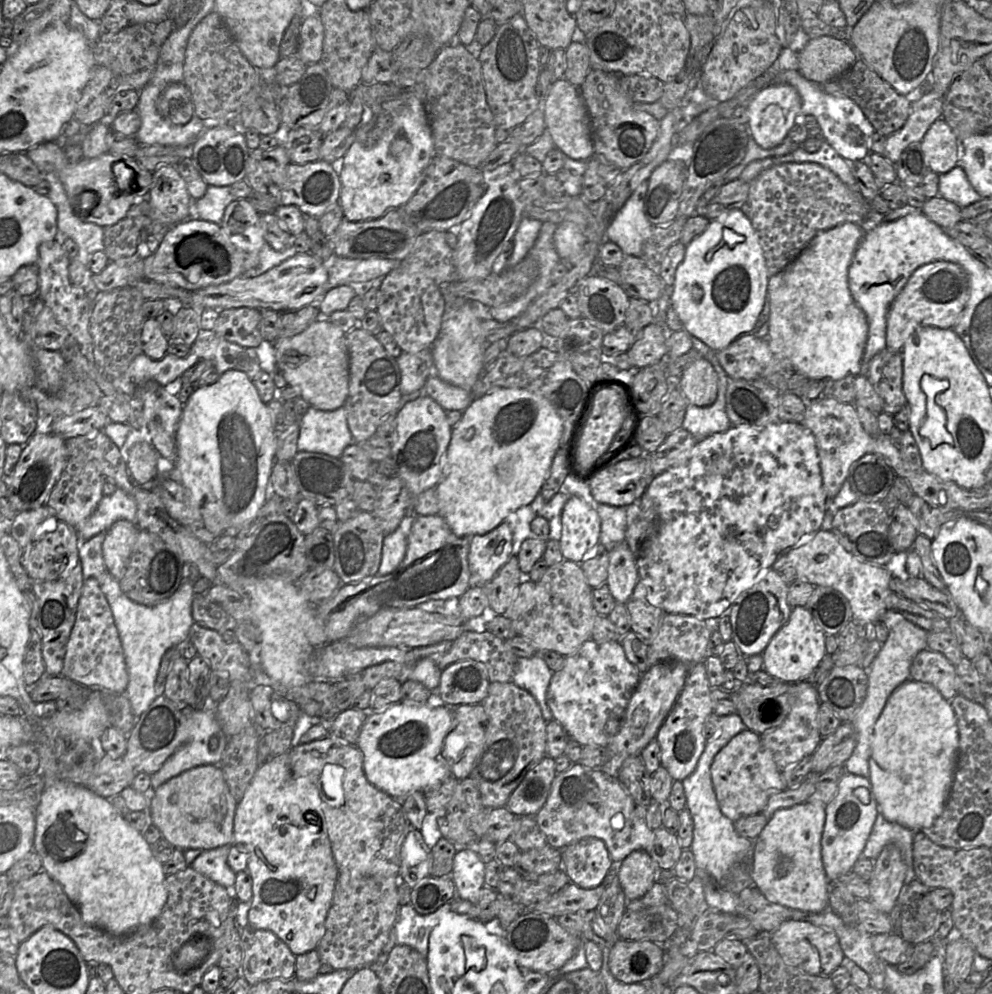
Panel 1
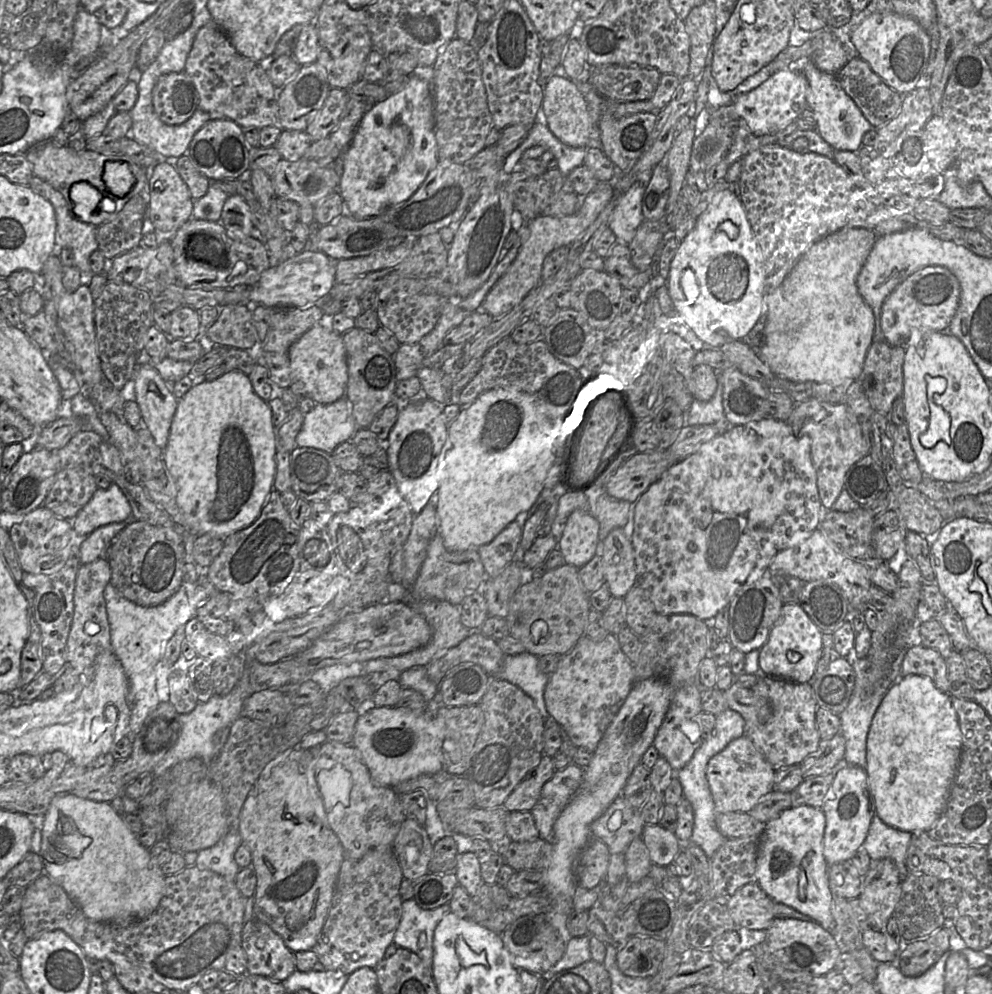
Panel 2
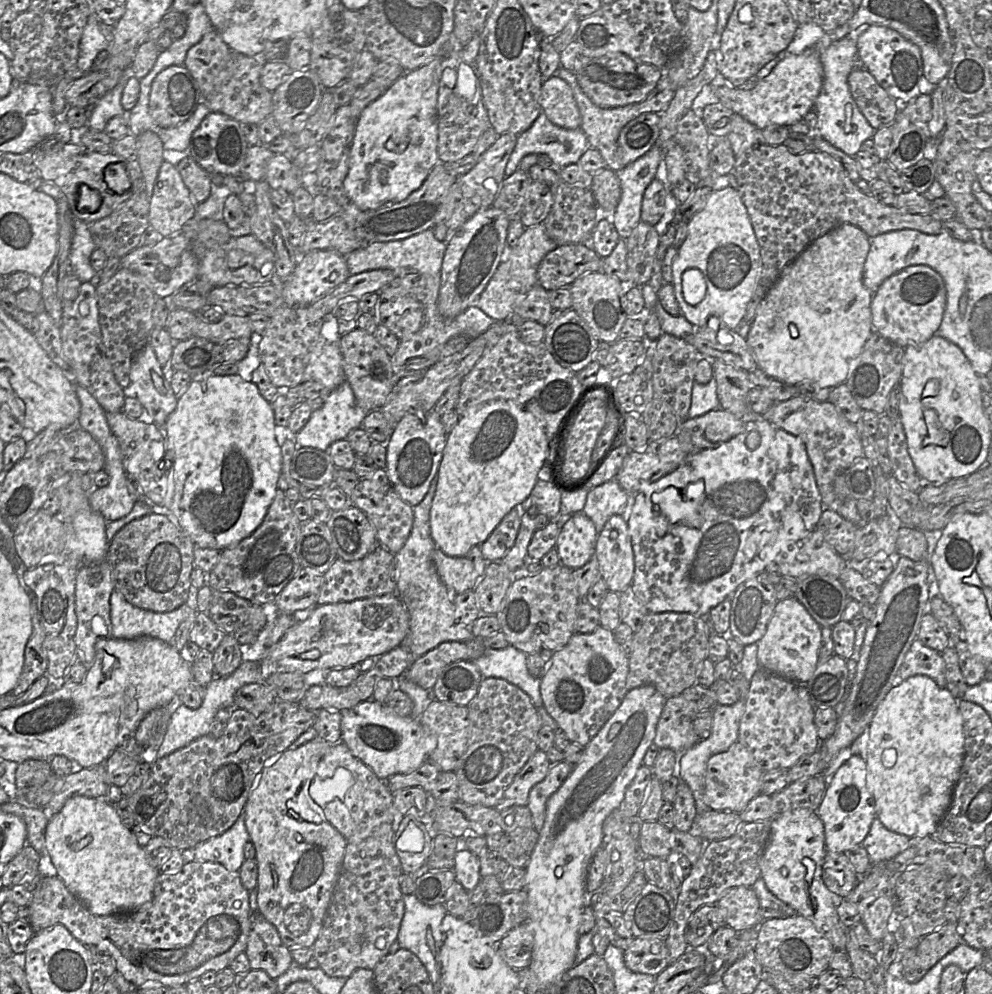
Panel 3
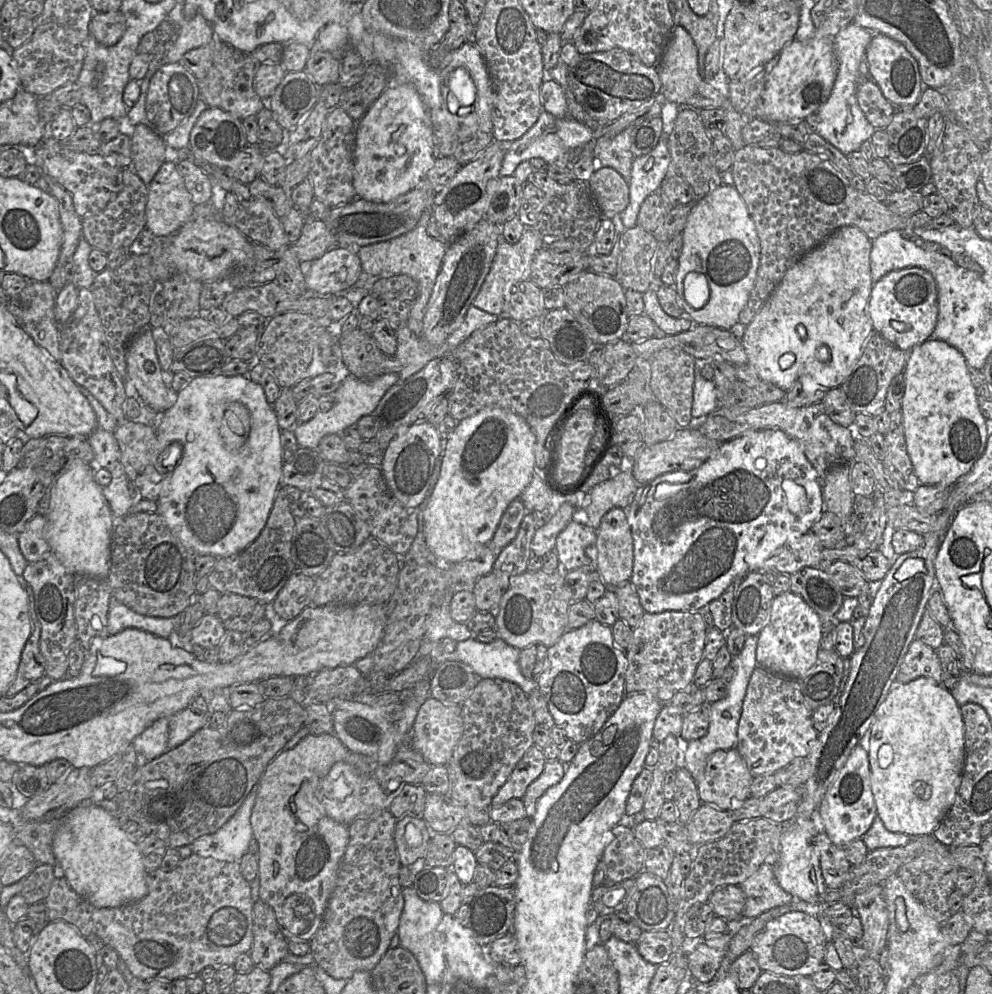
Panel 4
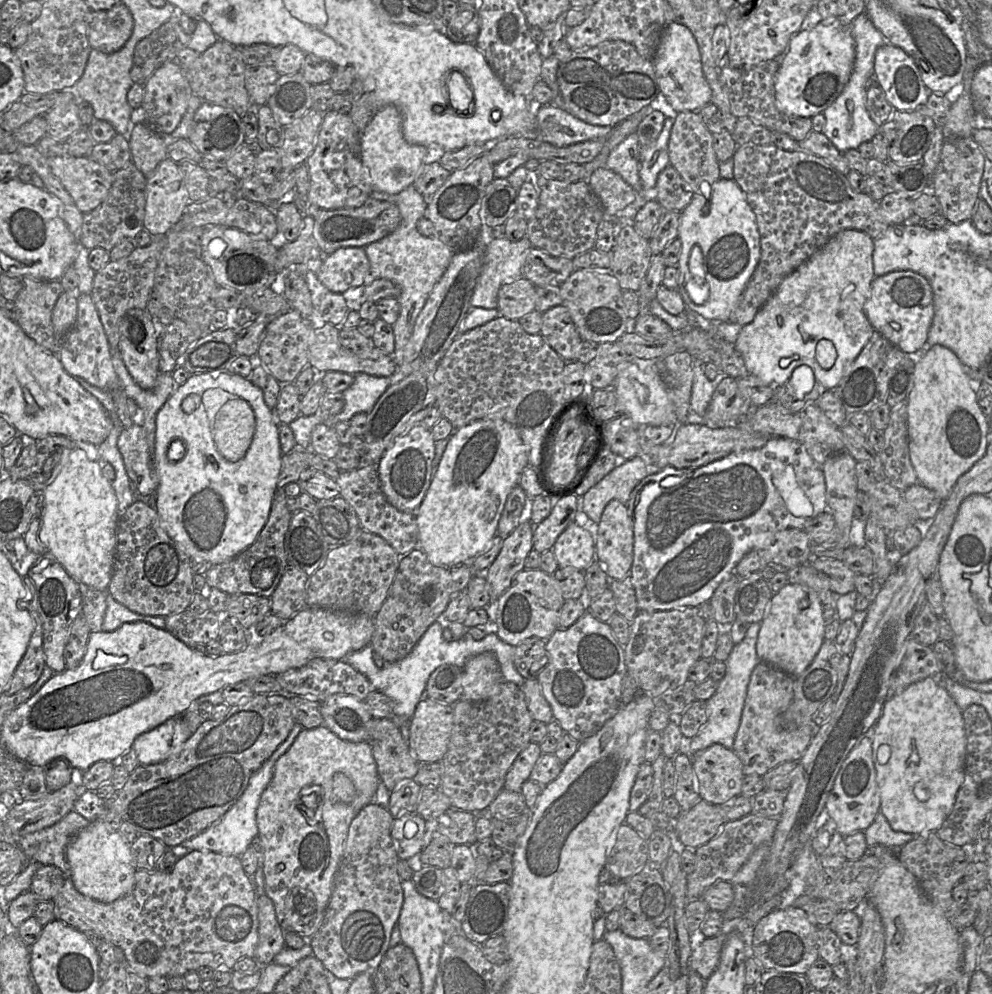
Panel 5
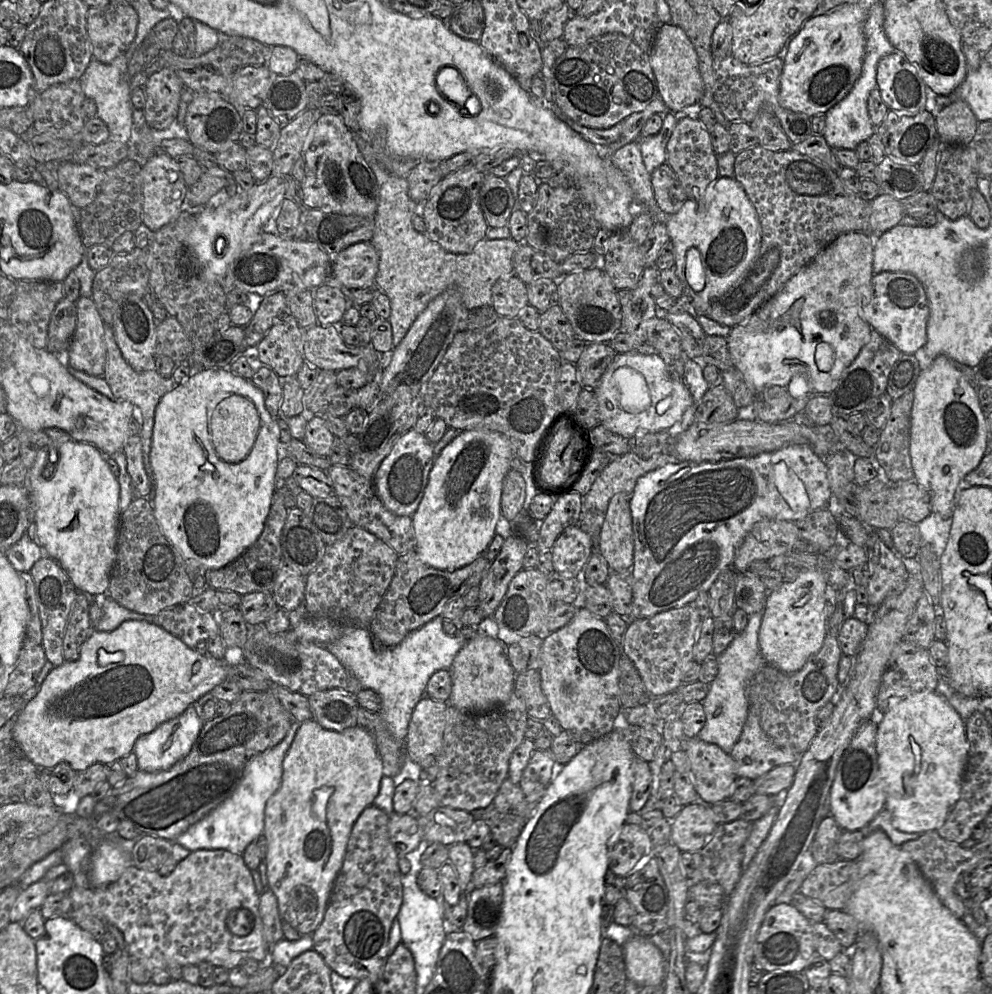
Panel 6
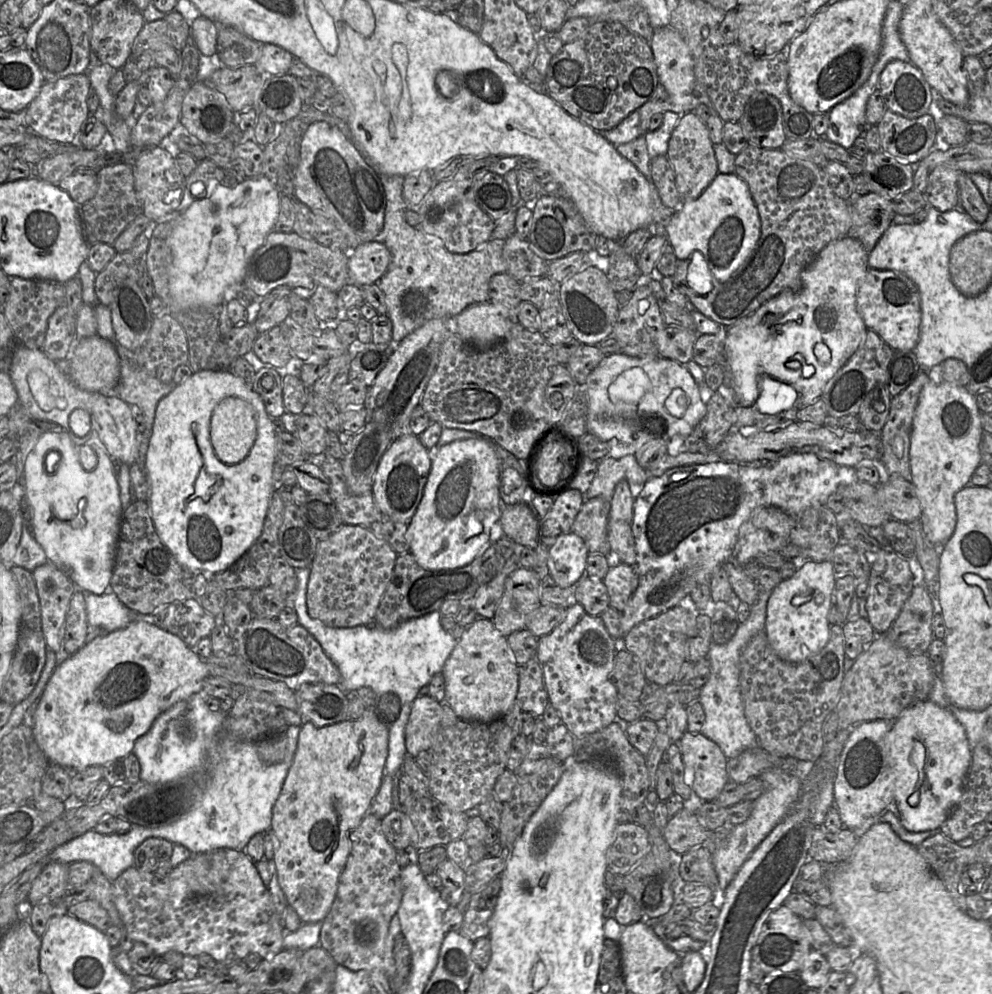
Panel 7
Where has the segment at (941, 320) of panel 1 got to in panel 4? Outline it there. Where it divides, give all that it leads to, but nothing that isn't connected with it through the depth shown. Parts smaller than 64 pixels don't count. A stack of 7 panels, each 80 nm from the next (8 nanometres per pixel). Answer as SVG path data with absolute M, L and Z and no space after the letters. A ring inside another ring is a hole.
M919 267L894 270L873 283L868 312L874 333L909 352L930 339L938 318L938 292L933 276Z

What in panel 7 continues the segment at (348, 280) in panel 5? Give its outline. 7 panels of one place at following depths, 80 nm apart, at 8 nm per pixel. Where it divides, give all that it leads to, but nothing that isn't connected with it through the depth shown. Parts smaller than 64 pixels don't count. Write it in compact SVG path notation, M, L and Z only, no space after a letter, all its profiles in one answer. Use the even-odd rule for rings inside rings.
M370 241L350 250L348 273L350 283L357 286L374 284L386 273L391 255L385 244Z

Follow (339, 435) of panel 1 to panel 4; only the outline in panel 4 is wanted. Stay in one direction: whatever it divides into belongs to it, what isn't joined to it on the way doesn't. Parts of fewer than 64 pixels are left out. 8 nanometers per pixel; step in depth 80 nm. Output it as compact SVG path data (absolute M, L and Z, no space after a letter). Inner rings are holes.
M349 372L341 374L341 383L334 392L334 406L327 412L317 411L309 421L297 423L293 427L293 434L300 448L316 449L321 439L329 434L338 434L345 428L356 426L358 420L366 415L372 415L380 400L393 385L399 381L399 374L389 373L369 379L359 379Z

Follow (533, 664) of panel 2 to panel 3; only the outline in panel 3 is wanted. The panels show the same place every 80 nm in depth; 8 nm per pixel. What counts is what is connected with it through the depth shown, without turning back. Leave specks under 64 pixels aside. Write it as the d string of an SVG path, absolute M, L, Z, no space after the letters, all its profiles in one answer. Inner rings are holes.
M508 645L504 649L486 648L483 655L473 660L483 678L501 678L517 686L529 697L535 708L544 706L540 695L541 678L529 674L527 655Z

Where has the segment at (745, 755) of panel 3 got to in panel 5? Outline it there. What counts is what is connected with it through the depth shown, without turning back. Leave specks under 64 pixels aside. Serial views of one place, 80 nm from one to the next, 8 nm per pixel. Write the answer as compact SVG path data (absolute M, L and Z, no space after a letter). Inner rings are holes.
M713 744L692 755L692 768L700 799L721 806L741 794L742 763L732 749Z

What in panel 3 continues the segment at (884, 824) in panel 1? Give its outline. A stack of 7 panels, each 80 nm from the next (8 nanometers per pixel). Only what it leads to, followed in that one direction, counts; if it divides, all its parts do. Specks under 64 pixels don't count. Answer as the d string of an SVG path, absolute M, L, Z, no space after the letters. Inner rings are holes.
M875 817L861 845L873 864L890 860L903 852L908 847L909 839L903 834L886 829L879 818Z

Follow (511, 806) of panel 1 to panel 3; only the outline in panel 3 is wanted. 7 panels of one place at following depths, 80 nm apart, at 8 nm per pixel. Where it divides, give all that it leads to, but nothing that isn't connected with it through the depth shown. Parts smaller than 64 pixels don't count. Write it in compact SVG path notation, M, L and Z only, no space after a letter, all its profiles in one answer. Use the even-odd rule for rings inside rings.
M538 749L515 775L503 798L494 808L502 811L514 805L527 806L531 789L544 780L551 765L546 753Z

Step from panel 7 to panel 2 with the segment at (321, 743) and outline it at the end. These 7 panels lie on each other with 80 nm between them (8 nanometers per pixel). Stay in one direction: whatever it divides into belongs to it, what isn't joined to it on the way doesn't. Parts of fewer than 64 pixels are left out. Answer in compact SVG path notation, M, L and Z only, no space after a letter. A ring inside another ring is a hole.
M288 749L265 766L243 804L236 823L236 828L241 835L242 845L247 846L251 852L251 866L254 868L257 877L256 890L253 896L254 918L269 925L283 939L284 944L293 953L313 949L318 942L318 938L330 910L341 864L345 858L345 852L340 840L328 824L323 801L315 779L315 759L312 759L312 754L309 749Z

